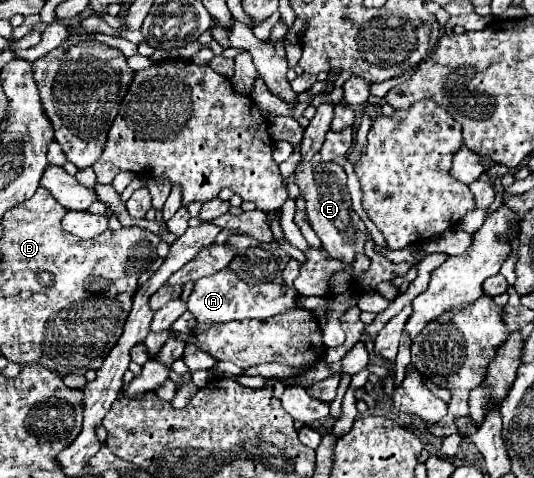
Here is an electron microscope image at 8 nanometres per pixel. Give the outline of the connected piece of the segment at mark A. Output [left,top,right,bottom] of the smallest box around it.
[187,268,297,326]

